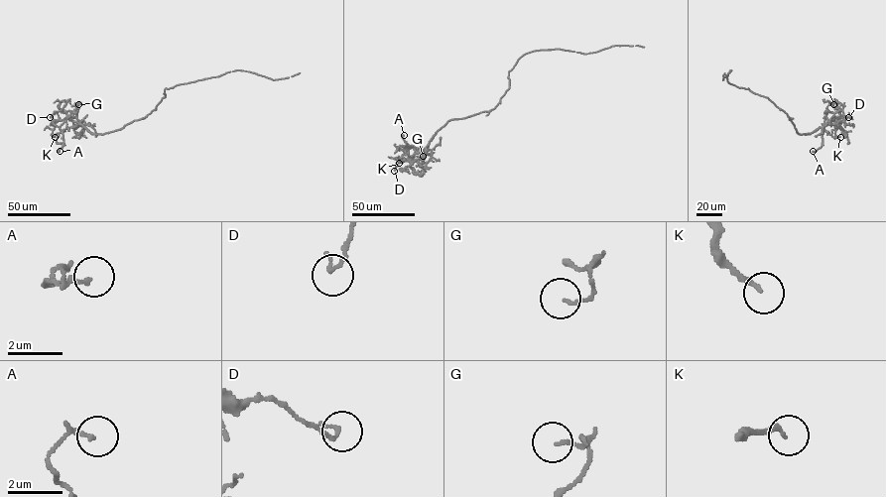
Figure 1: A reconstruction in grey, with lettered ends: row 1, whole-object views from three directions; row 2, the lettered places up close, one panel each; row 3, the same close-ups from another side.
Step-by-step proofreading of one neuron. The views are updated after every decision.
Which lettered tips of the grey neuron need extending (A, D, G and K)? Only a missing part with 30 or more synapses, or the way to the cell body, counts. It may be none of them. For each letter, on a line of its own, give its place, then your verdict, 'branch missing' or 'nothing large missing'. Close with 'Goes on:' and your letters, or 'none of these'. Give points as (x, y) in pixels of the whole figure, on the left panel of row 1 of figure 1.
A: at (60, 151); nothing large missing
D: at (50, 117); nothing large missing
G: at (78, 104); nothing large missing
K: at (55, 137); nothing large missing
Goes on: none of these

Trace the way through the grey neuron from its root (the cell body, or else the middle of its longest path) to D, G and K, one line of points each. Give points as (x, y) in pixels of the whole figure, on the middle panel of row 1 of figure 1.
D: (504, 94), (489, 111), (449, 120), (410, 162), (397, 161), (394, 171)
G: (504, 94), (489, 111), (449, 120), (430, 141), (428, 148), (431, 157), (422, 167), (423, 156)
K: (504, 94), (489, 111), (449, 120), (410, 162), (398, 162), (395, 157), (399, 163)

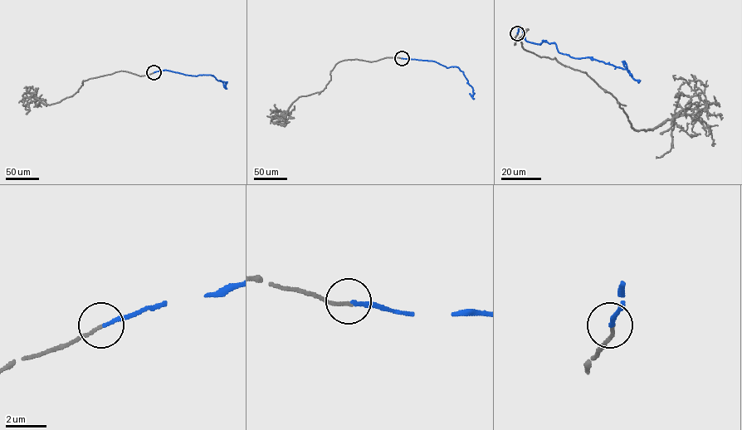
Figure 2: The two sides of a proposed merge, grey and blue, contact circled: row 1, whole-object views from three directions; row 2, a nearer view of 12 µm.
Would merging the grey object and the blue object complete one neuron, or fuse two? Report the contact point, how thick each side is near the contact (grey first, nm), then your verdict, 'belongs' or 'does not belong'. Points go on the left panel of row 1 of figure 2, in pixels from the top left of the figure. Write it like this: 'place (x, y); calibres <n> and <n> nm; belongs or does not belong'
place (153, 72); calibres 160 and 190 nm; belongs

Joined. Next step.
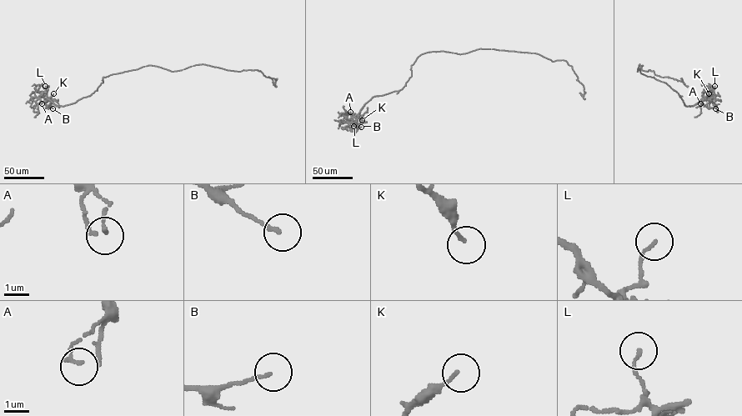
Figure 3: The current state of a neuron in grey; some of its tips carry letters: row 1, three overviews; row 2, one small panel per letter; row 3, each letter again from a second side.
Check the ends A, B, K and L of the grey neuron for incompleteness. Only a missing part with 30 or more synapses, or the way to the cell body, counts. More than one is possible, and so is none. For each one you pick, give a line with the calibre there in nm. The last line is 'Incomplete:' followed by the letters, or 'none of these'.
Incomplete: none of these

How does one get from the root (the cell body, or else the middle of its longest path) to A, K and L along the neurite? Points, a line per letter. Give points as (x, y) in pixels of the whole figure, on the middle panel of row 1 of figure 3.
A: (450, 52), (421, 54), (411, 66), (411, 76), (401, 89), (373, 96), (356, 116), (352, 117), (350, 112)
K: (450, 52), (432, 52), (419, 55), (411, 66), (411, 76), (403, 87), (373, 96), (357, 116), (362, 120)
L: (450, 52), (419, 55), (411, 66), (411, 76), (403, 87), (373, 96), (360, 110), (362, 120), (353, 126)

